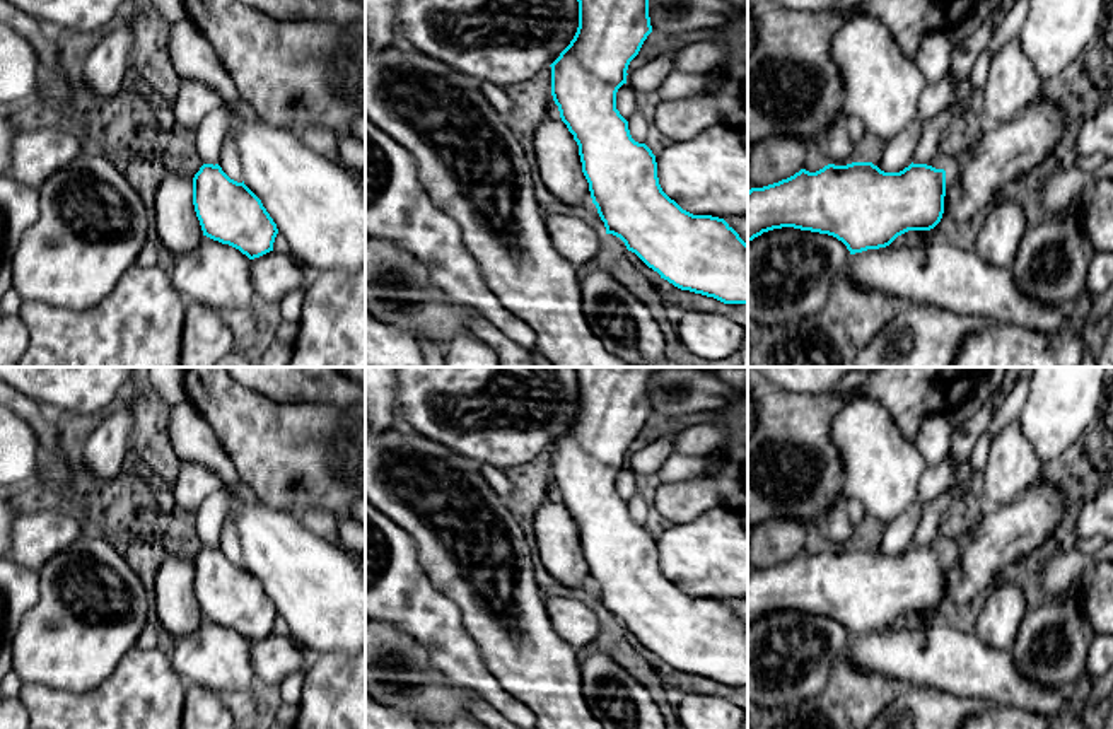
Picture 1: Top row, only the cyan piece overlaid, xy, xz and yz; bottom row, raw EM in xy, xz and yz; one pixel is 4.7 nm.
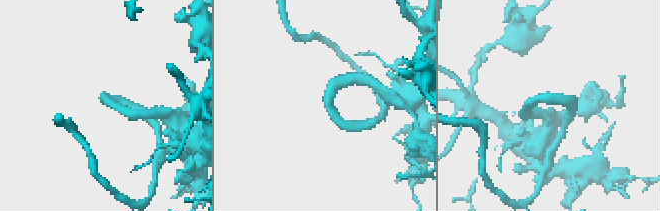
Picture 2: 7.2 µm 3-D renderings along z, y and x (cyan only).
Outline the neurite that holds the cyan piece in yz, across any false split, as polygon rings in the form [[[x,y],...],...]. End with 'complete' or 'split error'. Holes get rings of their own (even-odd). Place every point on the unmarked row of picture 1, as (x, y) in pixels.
[[[1040,483],[1007,505],[987,507],[982,521],[971,524],[968,534],[946,551],[913,545],[900,555],[884,555],[872,545],[828,546],[816,555],[801,551],[787,562],[748,574],[748,625],[782,609],[833,618],[850,637],[886,628],[920,628],[930,620],[954,621],[978,594],[994,587],[1005,570],[1034,553],[1057,531],[1063,521],[1063,507],[1062,485]]]; split error

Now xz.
[[[575,367],[579,410],[551,449],[551,478],[560,500],[536,509],[533,517],[538,557],[546,570],[572,589],[594,586],[606,616],[620,620],[649,650],[681,673],[714,679],[724,686],[748,686],[748,627],[724,603],[683,592],[661,570],[656,538],[632,521],[628,504],[616,492],[616,475],[626,466],[630,444],[652,415],[649,381],[662,367]]]; split error

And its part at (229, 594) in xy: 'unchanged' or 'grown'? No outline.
grown

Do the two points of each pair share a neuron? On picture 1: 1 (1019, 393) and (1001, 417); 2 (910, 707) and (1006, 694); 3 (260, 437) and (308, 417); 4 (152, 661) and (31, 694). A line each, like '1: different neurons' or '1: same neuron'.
1: same neuron
2: different neurons
3: same neuron
4: same neuron

